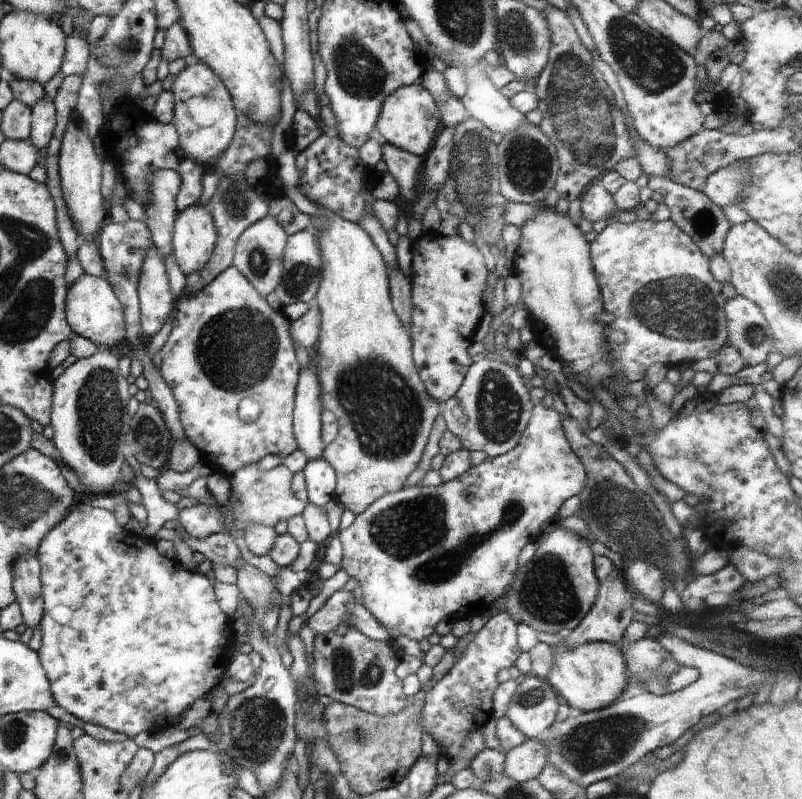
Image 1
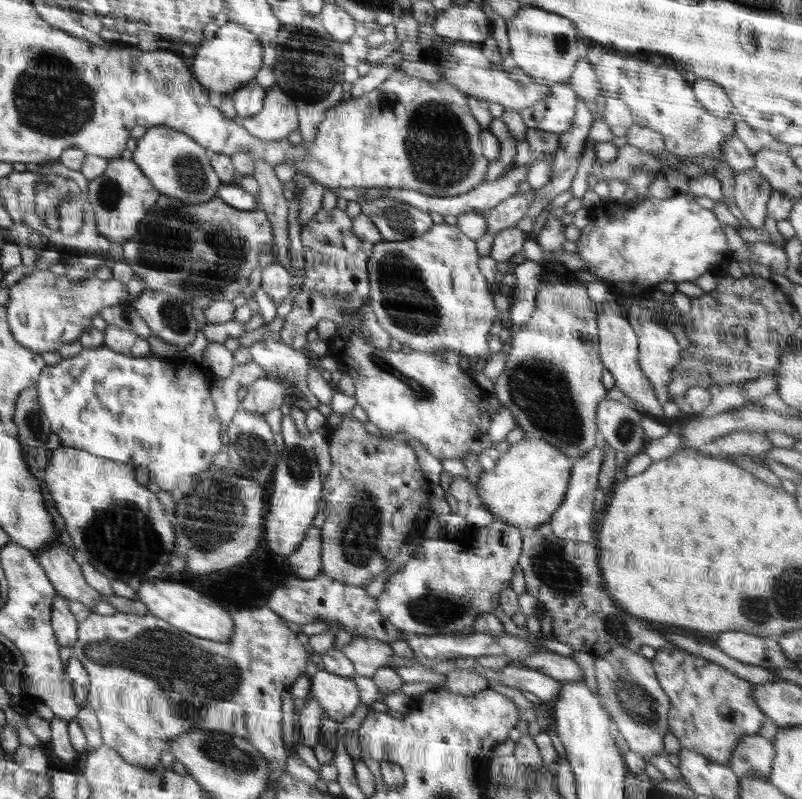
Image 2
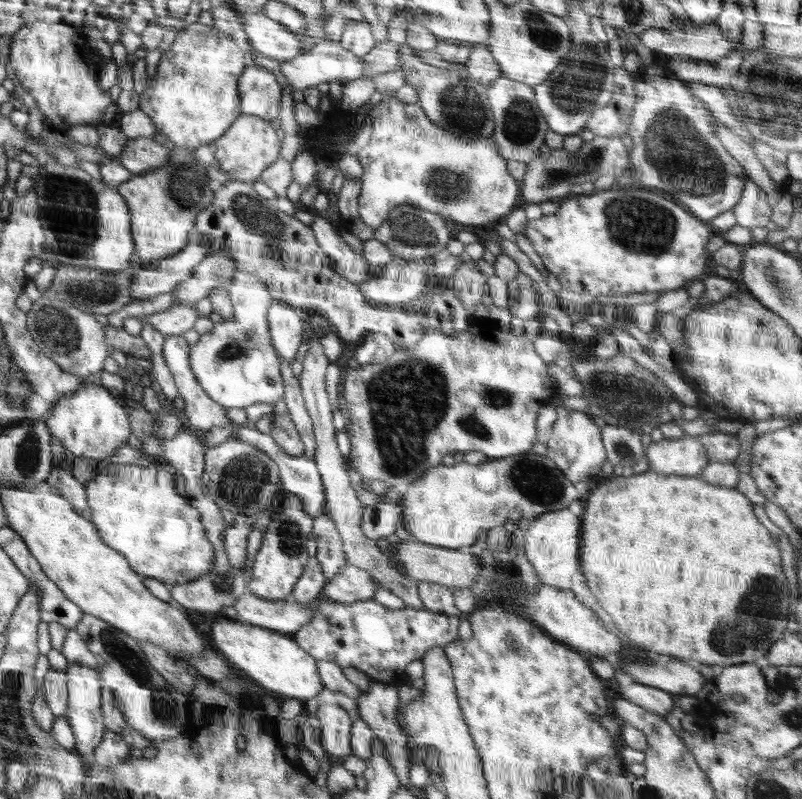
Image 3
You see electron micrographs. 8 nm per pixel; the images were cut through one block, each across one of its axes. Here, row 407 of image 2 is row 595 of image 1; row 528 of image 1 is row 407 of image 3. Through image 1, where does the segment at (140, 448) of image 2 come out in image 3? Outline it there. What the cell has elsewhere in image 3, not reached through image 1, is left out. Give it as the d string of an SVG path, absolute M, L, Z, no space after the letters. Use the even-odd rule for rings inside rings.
M91 380L77 388L72 395L66 395L54 406L50 416L47 416L45 425L51 435L59 438L62 446L76 456L96 459L104 462L128 442L130 423L124 406L101 384L96 385Z

